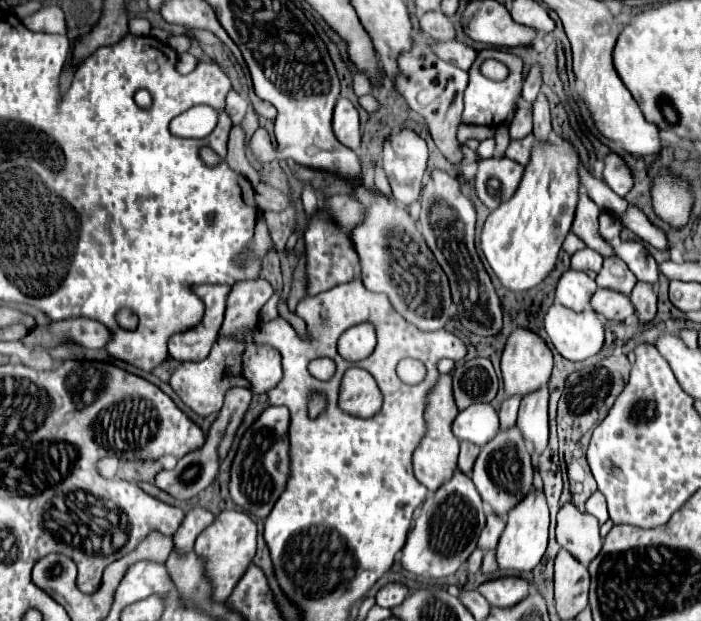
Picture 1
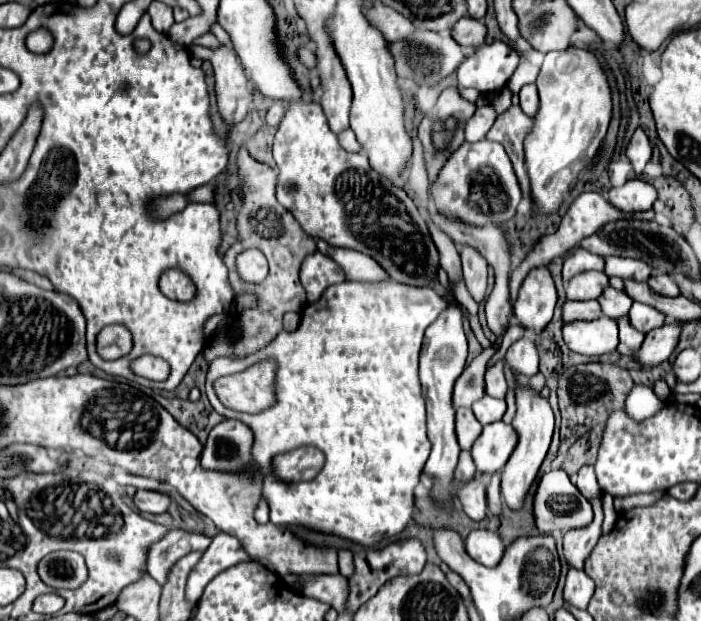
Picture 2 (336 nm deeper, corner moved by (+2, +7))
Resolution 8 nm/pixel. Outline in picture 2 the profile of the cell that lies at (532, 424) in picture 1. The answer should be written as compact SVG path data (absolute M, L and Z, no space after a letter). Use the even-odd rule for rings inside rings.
M521 338L517 340L505 354L507 364L521 374L523 378L531 378L539 372L539 356L537 356L537 348L533 344L533 340L529 338Z

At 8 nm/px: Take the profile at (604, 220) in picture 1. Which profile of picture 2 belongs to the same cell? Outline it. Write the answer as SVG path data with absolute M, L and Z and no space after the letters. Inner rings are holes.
M629 180L621 188L611 188L607 194L609 204L621 212L643 212L657 200L657 190L643 180Z

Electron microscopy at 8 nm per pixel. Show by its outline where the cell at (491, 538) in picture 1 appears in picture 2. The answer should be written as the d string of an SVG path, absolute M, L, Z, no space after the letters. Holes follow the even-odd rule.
M461 452L459 456L459 464L455 468L455 478L461 482L461 484L467 484L469 480L475 478L475 464L471 460L471 454L469 452Z

